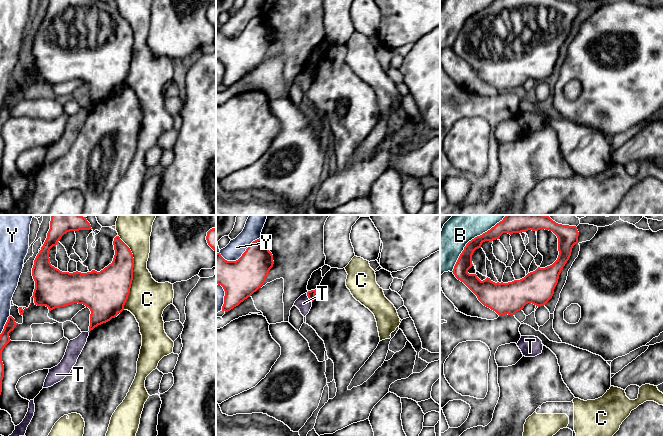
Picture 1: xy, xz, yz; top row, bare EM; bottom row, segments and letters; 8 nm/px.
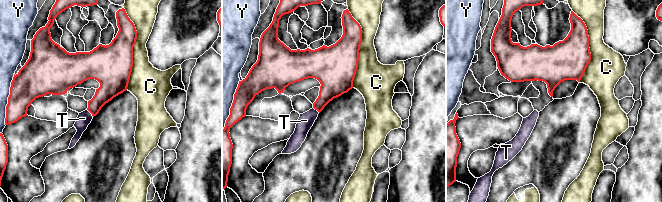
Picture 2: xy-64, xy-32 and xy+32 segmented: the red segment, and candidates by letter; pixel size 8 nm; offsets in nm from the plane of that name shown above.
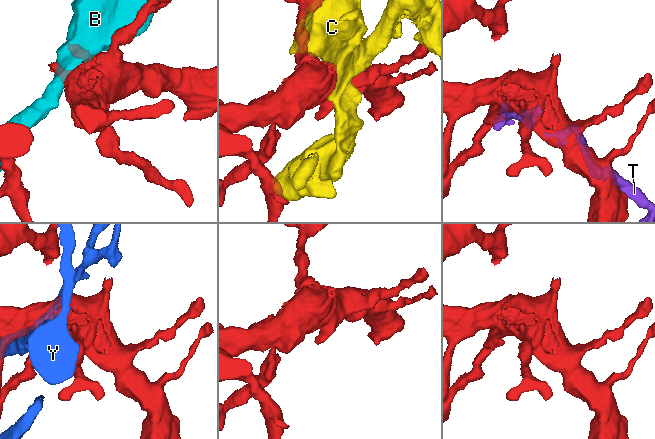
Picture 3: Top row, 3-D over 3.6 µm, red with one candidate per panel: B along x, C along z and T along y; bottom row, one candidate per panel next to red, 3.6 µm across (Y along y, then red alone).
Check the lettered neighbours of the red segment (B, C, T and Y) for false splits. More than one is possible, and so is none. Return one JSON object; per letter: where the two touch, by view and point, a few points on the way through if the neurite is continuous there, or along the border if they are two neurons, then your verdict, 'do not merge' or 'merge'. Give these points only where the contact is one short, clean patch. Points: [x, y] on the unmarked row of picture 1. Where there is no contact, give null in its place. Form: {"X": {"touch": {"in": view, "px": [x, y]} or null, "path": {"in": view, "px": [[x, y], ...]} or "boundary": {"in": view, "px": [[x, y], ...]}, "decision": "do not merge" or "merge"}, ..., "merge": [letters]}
{"B": {"touch": {"in": "yz", "px": [467, 19]}, "decision": "do not merge"}, "C": {"touch": {"in": "xy", "px": [132, 48]}, "decision": "do not merge"}, "T": {"touch": {"in": "xz", "px": [308, 73]}, "boundary": {"in": "xz", "px": [[306, 69], [312, 77]]}, "decision": "do not merge"}, "Y": {"touch": {"in": "xz", "px": [241, 32]}, "decision": "do not merge"}, "merge": []}

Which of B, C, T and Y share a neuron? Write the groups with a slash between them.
B / C / T / Y

